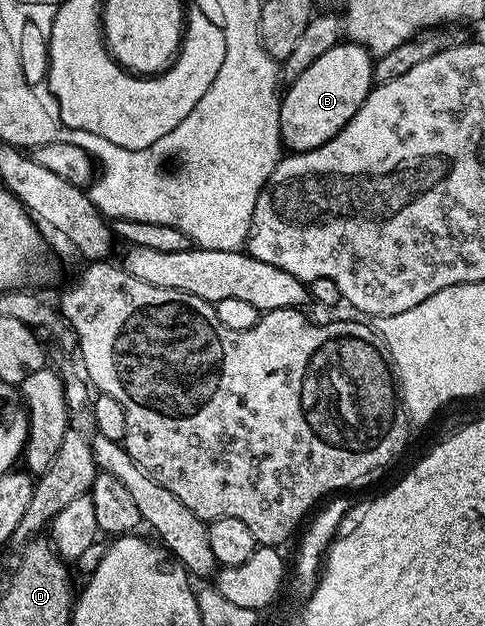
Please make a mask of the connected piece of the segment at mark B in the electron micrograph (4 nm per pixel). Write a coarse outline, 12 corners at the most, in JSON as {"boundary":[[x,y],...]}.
{"boundary":[[340,41],[279,101],[288,152],[329,141],[371,92],[373,56]]}

